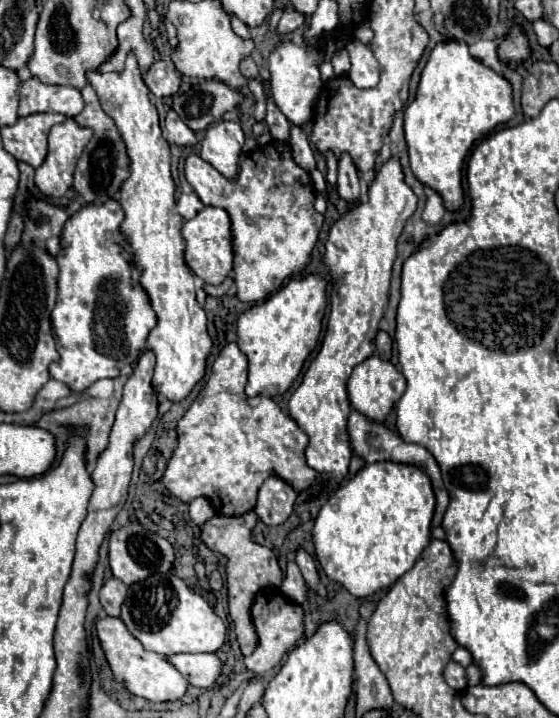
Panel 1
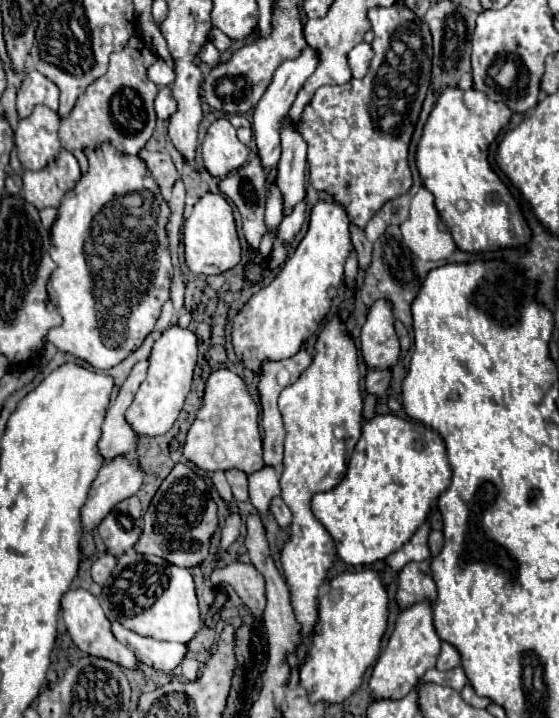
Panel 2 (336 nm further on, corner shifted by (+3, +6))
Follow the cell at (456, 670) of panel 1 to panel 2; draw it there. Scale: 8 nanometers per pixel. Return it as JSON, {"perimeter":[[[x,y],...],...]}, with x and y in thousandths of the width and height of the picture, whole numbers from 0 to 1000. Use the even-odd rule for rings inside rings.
{"perimeter":[[[766,836],[744,838],[723,852],[716,852],[708,864],[708,875],[694,891],[694,900],[687,911],[673,919],[673,928],[665,933],[665,944],[662,944],[665,972],[723,972],[758,942],[758,936],[780,928],[787,897],[791,891],[776,877],[773,844]]]}

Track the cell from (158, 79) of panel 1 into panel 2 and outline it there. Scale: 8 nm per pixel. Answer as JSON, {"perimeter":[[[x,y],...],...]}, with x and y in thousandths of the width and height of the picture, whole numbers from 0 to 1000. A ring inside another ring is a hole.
{"perimeter":[[[283,81],[268,95],[265,95],[265,109],[279,120],[301,120],[311,114],[311,95],[297,89],[290,81]]]}

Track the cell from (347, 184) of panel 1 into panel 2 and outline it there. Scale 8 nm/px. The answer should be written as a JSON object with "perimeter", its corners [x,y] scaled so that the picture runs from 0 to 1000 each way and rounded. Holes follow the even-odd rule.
{"perimeter":[[[626,315],[626,329],[630,329],[630,343],[637,348],[637,357],[640,357],[640,370],[648,376],[658,376],[662,362],[665,362],[665,340],[651,329],[651,320],[637,315]]]}

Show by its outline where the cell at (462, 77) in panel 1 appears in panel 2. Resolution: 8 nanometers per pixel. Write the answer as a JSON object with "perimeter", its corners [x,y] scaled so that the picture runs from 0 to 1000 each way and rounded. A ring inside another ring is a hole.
{"perimeter":[[[798,123],[766,162],[744,209],[744,231],[758,259],[776,270],[780,292],[826,351],[873,351],[934,345],[952,320],[912,262],[891,248],[873,226],[877,201],[912,170],[912,150],[887,145],[866,128]]]}

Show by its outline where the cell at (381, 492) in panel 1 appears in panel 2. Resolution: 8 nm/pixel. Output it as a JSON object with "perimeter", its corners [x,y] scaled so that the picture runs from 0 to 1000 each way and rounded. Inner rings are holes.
{"perimeter":[[[673,577],[648,588],[648,607],[623,643],[623,655],[608,674],[590,685],[565,688],[558,694],[558,713],[572,730],[594,744],[605,774],[630,788],[662,788],[673,780],[687,780],[701,769],[716,766],[737,744],[762,727],[762,719],[784,691],[801,680],[809,655],[801,646],[794,613],[773,596],[723,585],[705,577]]]}

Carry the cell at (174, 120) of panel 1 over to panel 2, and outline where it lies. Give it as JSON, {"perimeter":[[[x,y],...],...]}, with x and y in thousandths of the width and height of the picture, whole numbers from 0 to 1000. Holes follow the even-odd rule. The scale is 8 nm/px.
{"perimeter":[[[301,120],[286,123],[275,148],[279,148],[279,159],[286,167],[297,167],[308,162],[308,156],[315,156],[315,139],[308,136],[308,125]]]}

